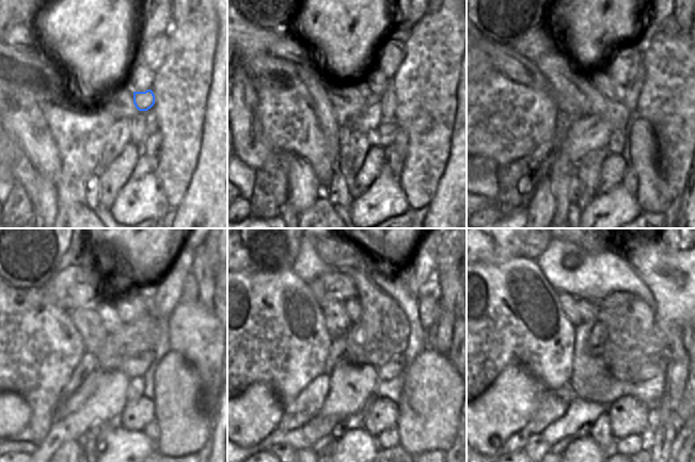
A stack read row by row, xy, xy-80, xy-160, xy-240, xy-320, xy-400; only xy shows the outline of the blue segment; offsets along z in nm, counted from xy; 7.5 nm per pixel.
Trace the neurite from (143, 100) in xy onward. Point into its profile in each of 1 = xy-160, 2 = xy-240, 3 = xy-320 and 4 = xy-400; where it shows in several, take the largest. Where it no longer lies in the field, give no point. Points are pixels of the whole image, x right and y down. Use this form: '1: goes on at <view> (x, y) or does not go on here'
1: goes on at xy-160 (590, 132)
2: goes on at xy-240 (90, 384)
3: goes on at xy-320 (305, 407)
4: goes on at xy-400 (552, 403)

